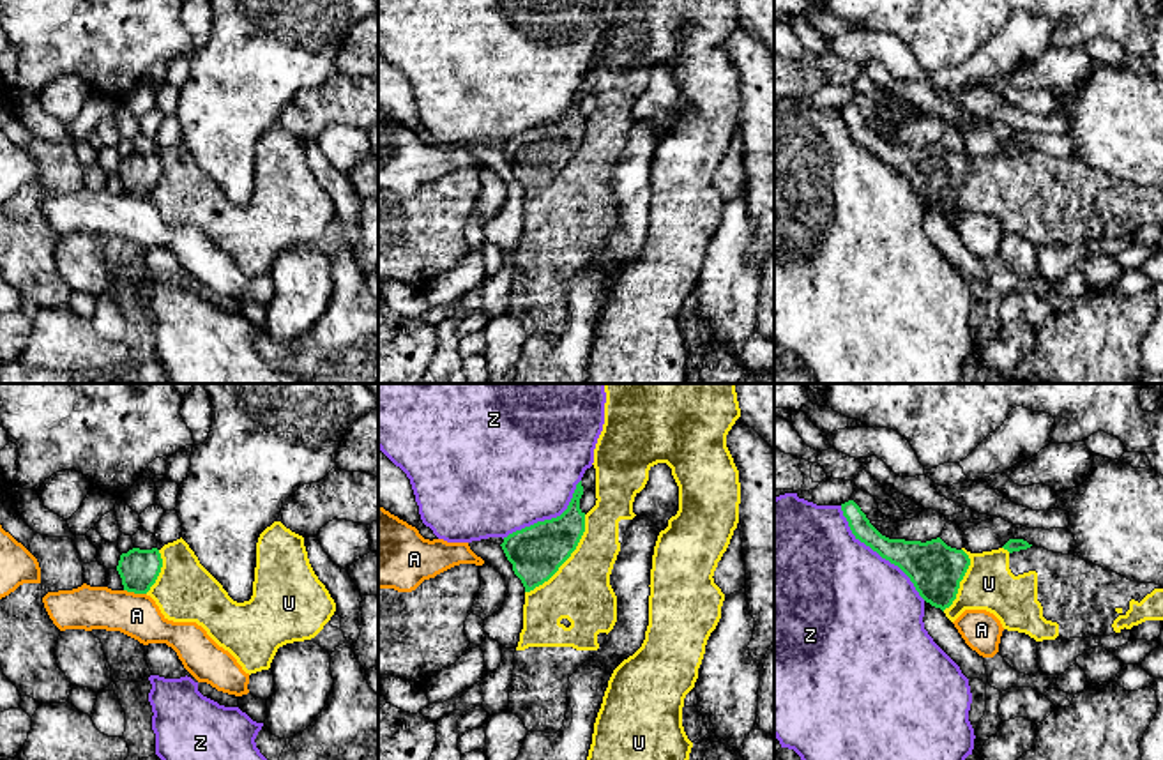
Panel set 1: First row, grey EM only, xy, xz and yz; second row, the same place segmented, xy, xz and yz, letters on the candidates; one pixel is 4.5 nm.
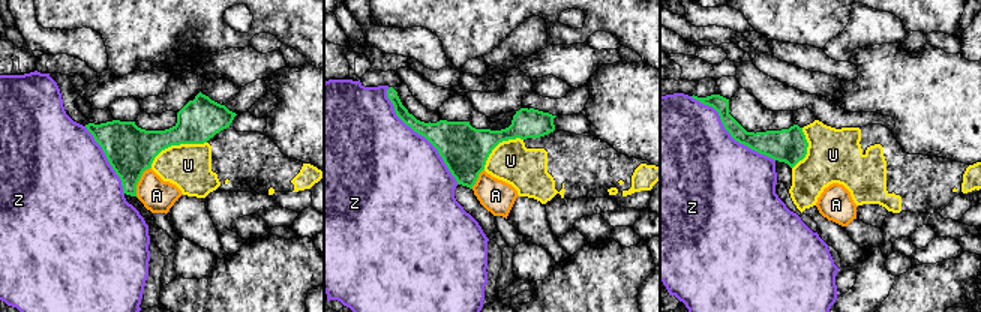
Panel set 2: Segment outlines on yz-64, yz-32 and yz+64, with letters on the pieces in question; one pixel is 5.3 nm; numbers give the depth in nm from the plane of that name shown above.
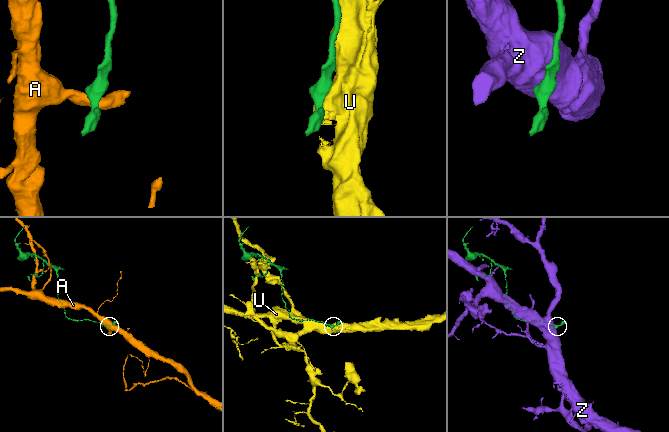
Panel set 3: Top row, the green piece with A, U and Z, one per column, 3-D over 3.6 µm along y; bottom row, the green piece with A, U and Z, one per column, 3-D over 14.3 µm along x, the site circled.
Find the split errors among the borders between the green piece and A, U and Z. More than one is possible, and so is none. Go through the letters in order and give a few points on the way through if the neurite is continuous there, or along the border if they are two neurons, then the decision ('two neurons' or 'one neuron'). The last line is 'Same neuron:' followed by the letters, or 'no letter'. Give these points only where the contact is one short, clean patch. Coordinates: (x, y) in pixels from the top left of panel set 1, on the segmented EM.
A: border xy (124, 589), (145, 594); two neurons
U: two neurons
Z: two neurons
Same neuron: no letter

